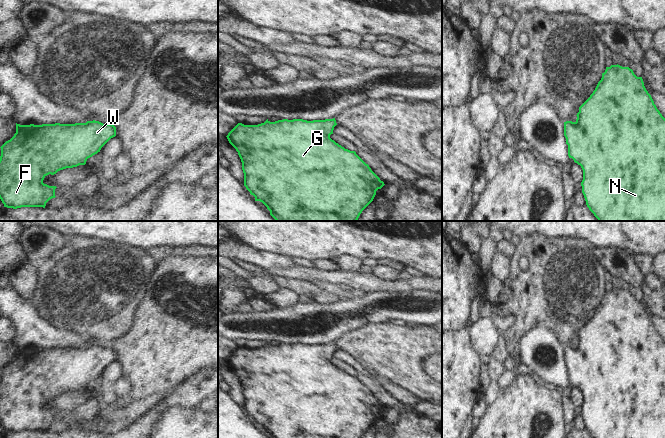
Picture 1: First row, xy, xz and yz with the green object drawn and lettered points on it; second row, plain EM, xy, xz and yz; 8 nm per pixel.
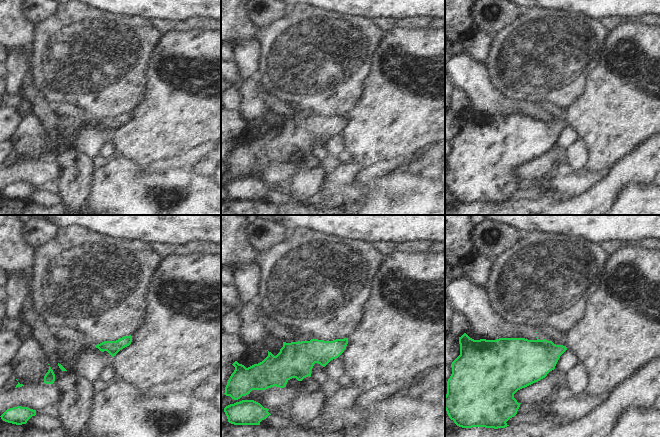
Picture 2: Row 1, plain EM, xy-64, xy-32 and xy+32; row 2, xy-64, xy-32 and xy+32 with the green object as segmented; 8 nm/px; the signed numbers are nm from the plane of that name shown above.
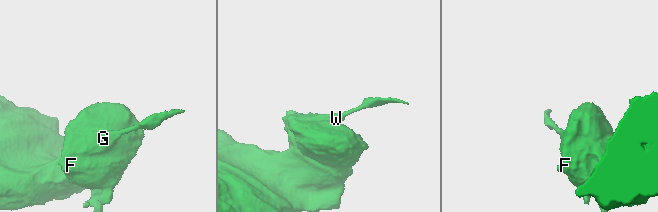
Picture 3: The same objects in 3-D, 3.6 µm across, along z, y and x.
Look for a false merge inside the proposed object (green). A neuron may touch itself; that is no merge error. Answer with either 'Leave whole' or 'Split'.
Leave whole.

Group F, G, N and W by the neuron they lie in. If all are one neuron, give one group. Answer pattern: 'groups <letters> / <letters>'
groups F G N W

